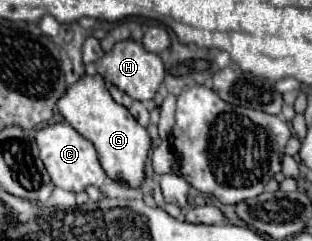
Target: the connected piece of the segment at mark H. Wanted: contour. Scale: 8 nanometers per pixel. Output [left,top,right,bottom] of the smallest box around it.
[94,41,164,101]

